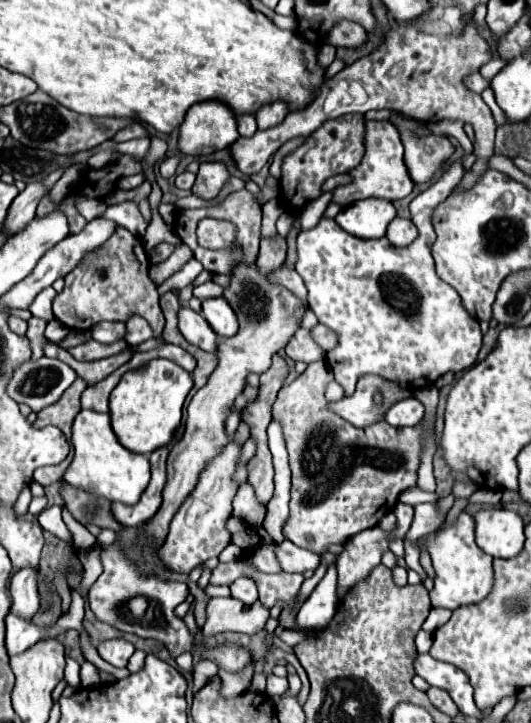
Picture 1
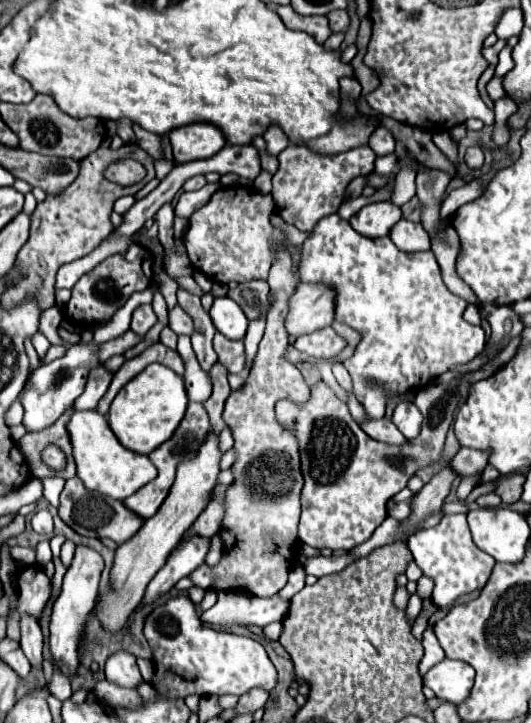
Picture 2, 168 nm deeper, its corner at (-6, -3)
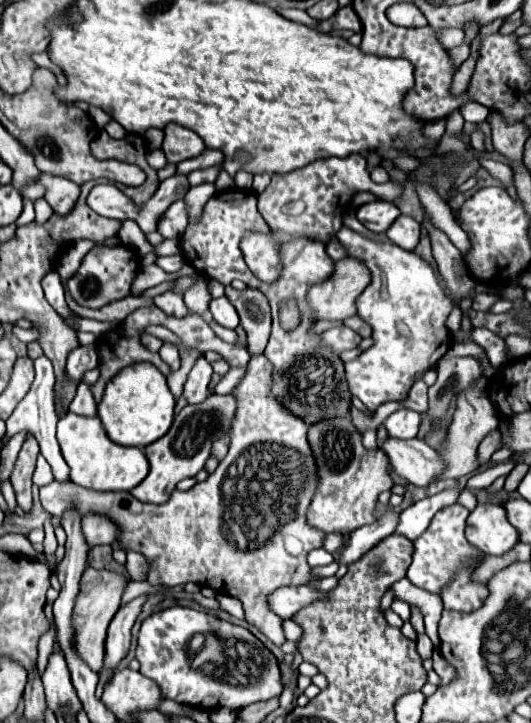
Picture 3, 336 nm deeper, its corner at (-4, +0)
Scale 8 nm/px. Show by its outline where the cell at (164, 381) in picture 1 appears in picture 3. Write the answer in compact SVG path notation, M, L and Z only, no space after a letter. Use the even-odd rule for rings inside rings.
M135 363L123 367L105 387L103 399L97 405L97 417L101 419L111 441L119 445L147 447L163 437L173 423L175 399L167 387L165 375L153 363Z

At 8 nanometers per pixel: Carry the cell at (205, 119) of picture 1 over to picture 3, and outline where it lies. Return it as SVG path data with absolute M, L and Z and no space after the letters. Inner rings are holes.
M169 123L163 129L163 133L165 133L163 153L169 163L179 163L189 157L197 157L205 149L203 139L195 131L185 129L177 123Z

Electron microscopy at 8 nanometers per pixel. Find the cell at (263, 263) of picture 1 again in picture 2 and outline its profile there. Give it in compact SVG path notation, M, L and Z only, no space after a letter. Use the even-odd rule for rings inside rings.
M251 280L251 282L239 284L235 290L229 290L227 296L241 306L241 310L249 320L255 320L267 310L265 308L267 294L269 294L269 286L265 280Z

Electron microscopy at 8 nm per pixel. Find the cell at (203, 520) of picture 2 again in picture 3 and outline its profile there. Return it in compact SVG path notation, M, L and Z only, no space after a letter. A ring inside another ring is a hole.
M117 540L111 544L111 547L113 549L123 549L126 552L127 562L125 567L132 580L145 581L147 579L149 563L143 555L132 550L122 548Z

